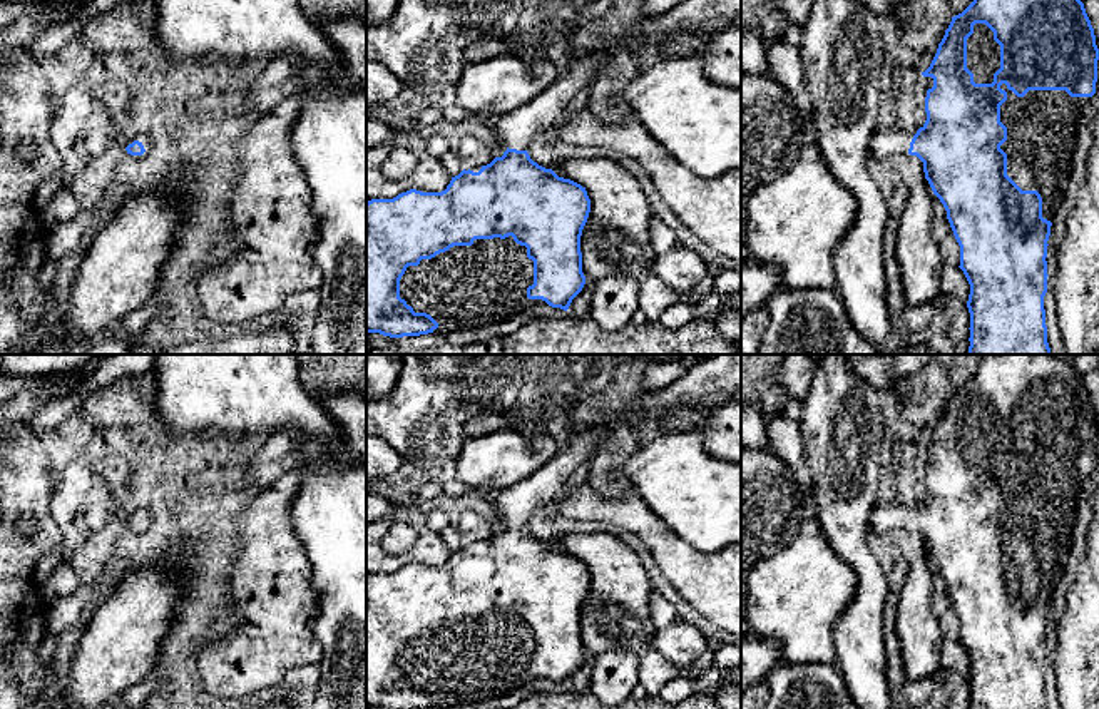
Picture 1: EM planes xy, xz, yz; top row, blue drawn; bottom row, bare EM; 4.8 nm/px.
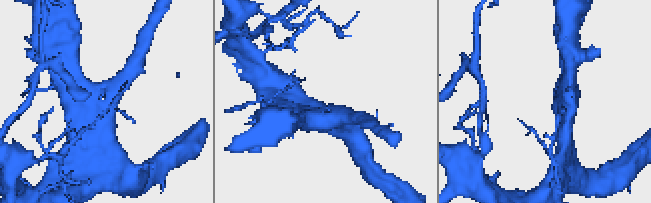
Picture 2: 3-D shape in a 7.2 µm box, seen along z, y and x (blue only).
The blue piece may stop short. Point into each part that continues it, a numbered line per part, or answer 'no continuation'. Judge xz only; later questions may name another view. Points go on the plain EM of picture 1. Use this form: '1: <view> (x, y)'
1: xz (519, 502)
2: xz (467, 661)

